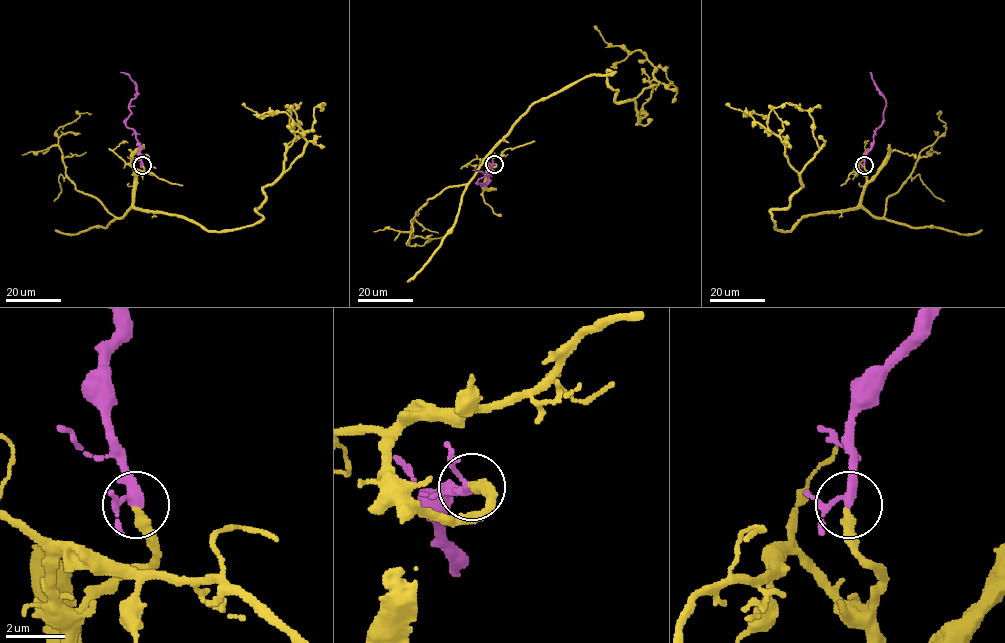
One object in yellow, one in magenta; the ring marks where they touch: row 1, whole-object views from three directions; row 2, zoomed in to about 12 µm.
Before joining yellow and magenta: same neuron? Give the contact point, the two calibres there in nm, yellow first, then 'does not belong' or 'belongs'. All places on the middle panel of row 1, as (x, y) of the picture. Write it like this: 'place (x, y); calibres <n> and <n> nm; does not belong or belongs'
place (494, 164); calibres 340 and 280 nm; belongs

